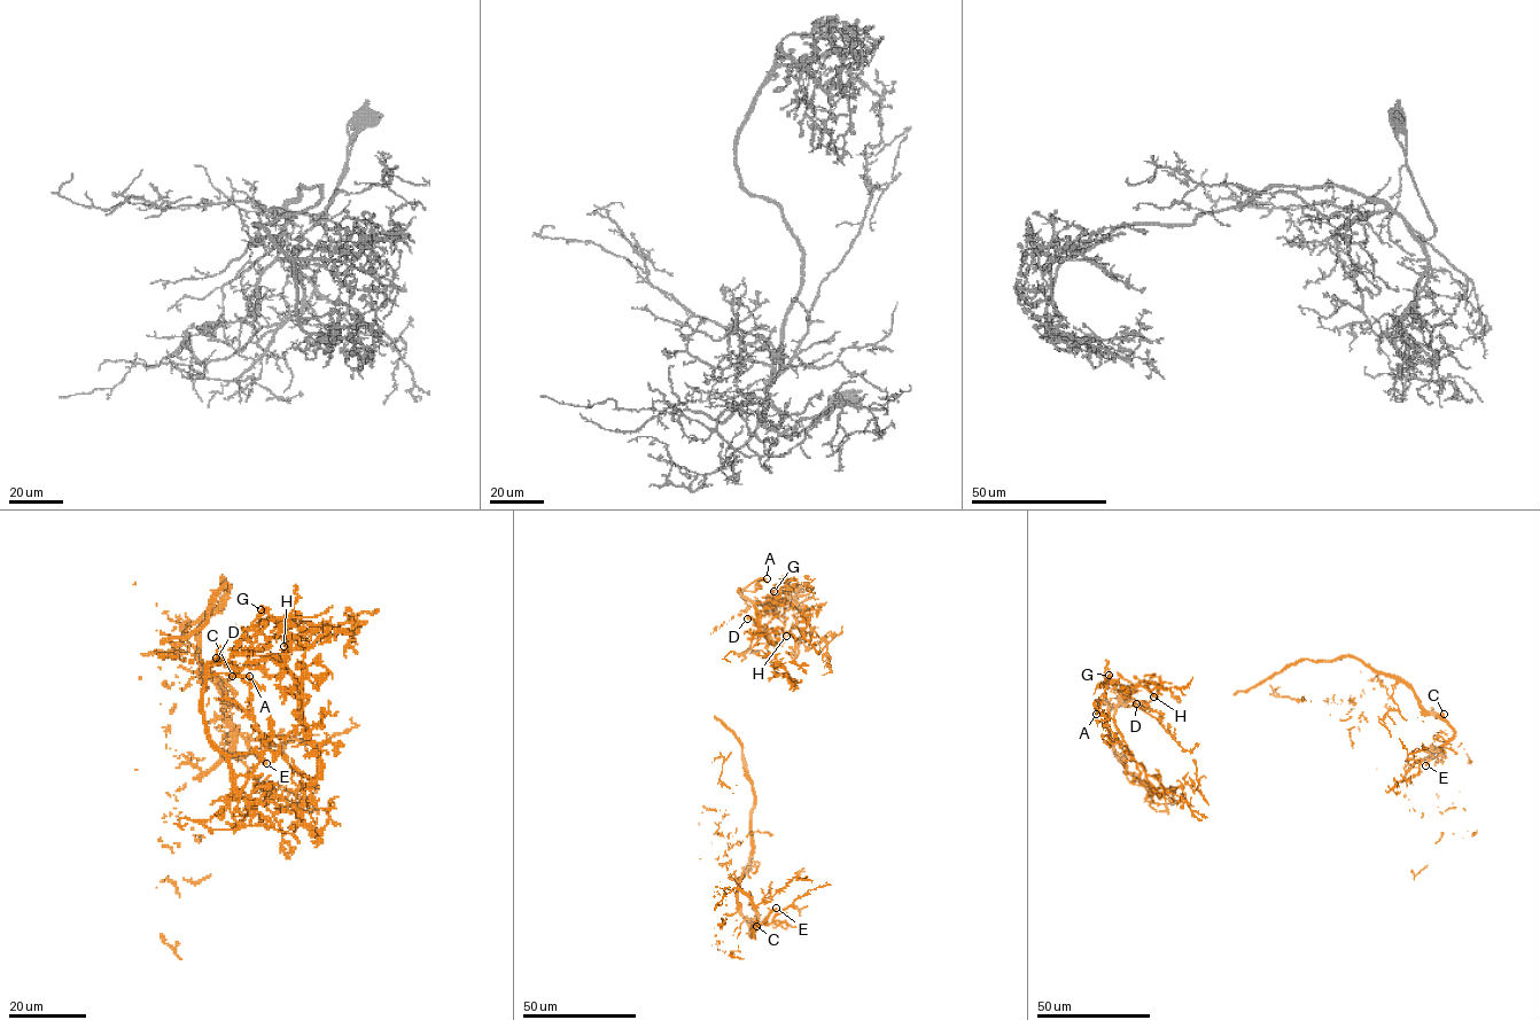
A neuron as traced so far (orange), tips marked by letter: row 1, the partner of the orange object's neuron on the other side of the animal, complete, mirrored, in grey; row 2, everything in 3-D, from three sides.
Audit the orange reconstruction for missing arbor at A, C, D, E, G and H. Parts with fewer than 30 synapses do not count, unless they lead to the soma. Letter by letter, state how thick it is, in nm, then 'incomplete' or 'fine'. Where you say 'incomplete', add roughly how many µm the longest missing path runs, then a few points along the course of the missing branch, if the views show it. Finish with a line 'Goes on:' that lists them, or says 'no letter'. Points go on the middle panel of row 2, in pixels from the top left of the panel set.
A: 200 nm thick; incomplete; about 15 µm are missing
C: 480 nm thick; incomplete; about 50 µm are missing; missing branch runs (756, 926), (770, 921), (779, 900)
D: 480 nm thick; fine
E: 320 nm thick; incomplete; about 80 µm are missing; missing branch runs (776, 908), (782, 902), (795, 898), (816, 901), (839, 894), (841, 908), (823, 909), (808, 896)
G: 480 nm thick; fine
H: 240 nm thick; fine
Goes on: A, C, E

